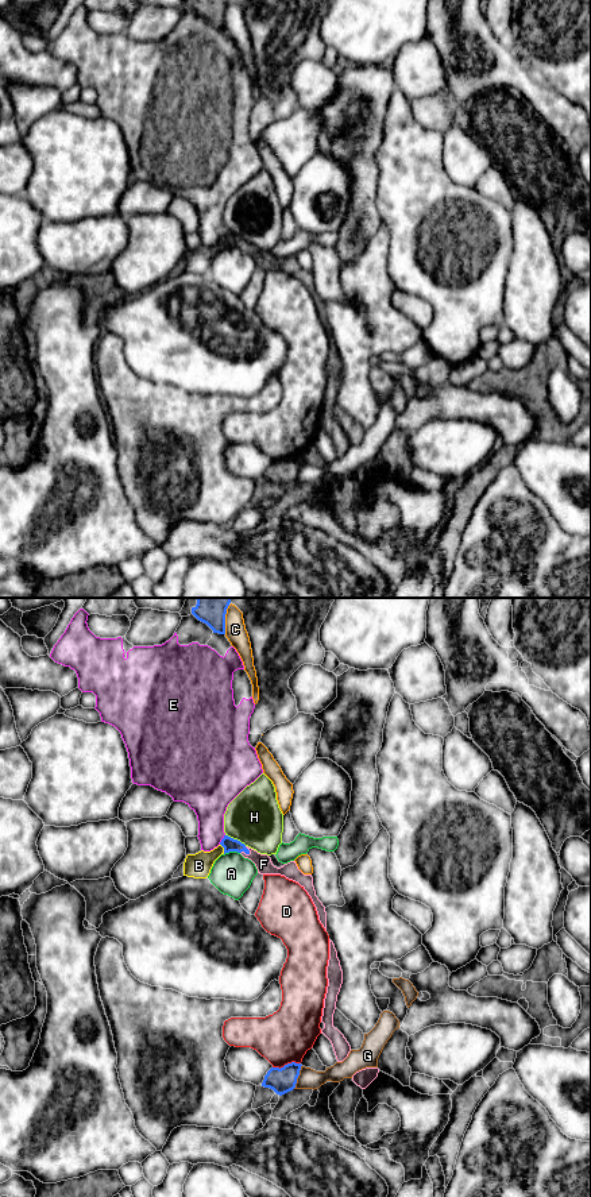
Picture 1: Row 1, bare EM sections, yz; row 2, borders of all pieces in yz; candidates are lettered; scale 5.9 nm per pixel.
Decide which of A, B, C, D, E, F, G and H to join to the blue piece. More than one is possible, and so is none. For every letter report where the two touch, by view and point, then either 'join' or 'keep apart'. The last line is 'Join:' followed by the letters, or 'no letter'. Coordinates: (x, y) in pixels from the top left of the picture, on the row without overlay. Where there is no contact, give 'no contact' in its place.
A: yz (231, 246) | keep apart
B: yz (224, 244) | keep apart
C: yz (224, 15) | keep apart
D: yz (288, 459) | keep apart
E: yz (221, 235) | keep apart
F: yz (244, 247) | join
G: yz (297, 472) | keep apart
H: yz (236, 235) | keep apart
Join: F

